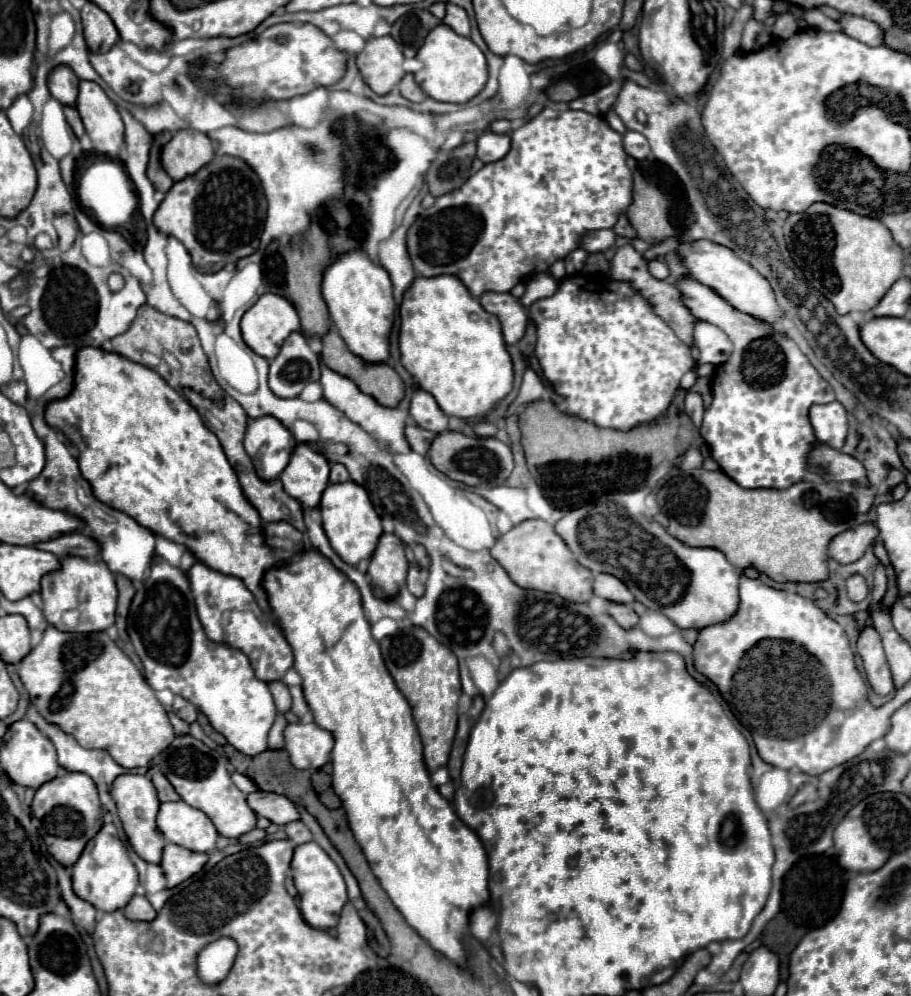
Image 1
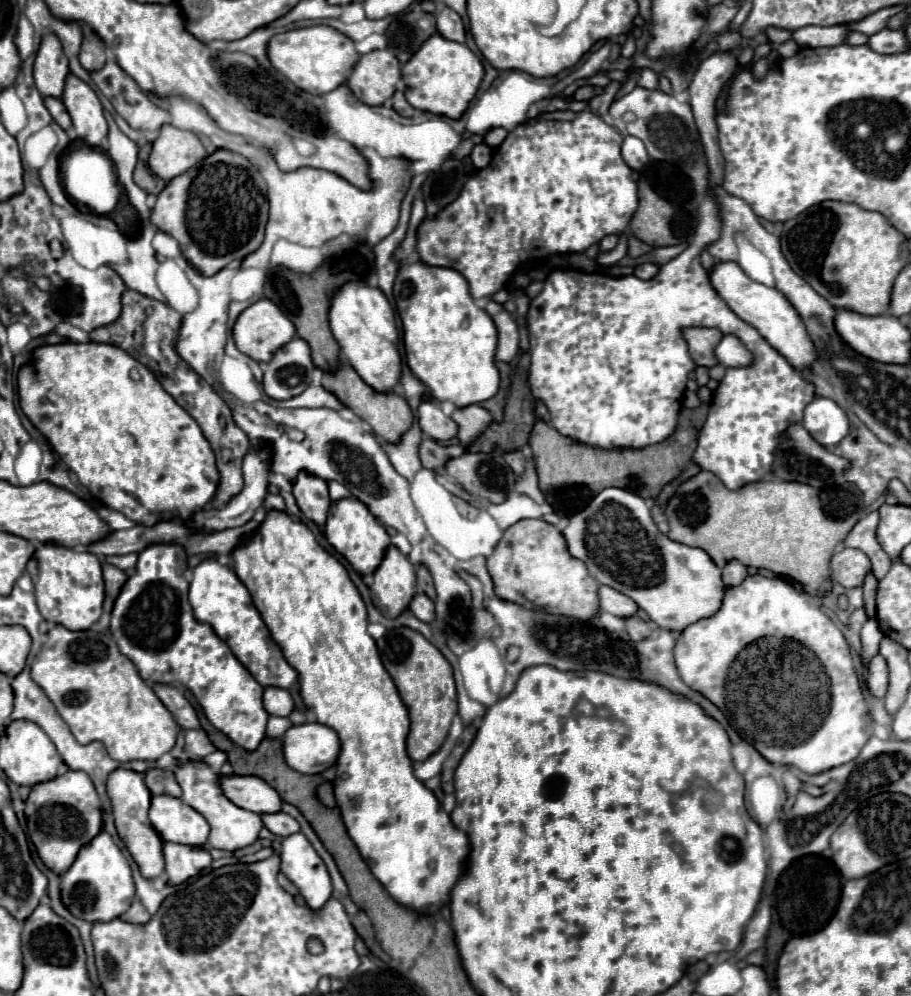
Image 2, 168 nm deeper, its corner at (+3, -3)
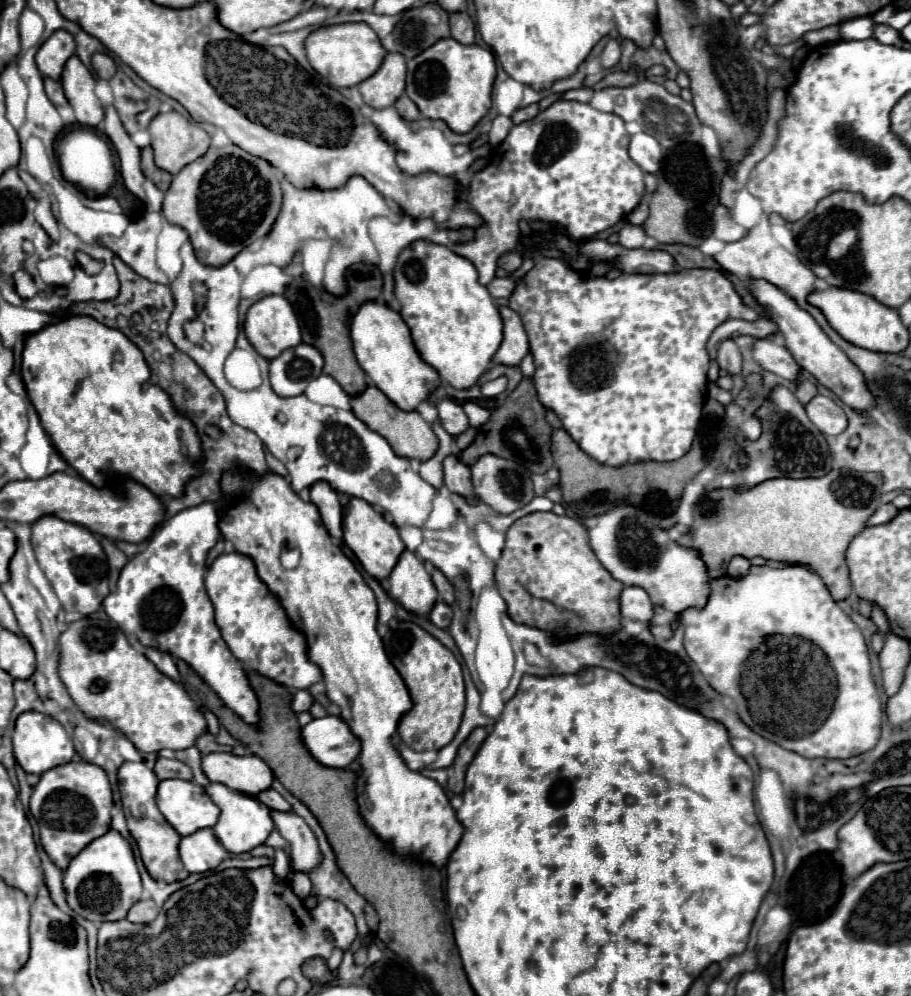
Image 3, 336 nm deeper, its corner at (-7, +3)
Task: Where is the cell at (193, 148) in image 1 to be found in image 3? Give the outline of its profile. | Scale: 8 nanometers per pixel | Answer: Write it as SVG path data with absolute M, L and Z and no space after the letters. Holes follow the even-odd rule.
M176 110L156 114L152 118L152 122L148 124L148 132L152 136L152 148L154 148L156 166L166 170L166 172L170 172L170 174L180 172L180 168L184 168L184 164L190 164L192 160L200 158L210 148L208 132L204 128L200 128L200 124L184 118Z

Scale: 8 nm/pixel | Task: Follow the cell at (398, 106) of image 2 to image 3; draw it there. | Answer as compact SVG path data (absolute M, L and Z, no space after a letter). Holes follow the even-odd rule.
M406 94L400 96L400 100L398 100L394 106L396 106L398 114L400 114L404 120L418 120L418 118L420 118L420 110L416 108L416 104L414 104Z

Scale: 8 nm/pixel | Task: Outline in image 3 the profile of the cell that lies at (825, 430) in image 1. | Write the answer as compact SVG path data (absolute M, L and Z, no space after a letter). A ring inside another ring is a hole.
M816 394L808 404L806 404L806 414L808 418L820 428L822 434L842 434L848 426L844 410L828 396Z

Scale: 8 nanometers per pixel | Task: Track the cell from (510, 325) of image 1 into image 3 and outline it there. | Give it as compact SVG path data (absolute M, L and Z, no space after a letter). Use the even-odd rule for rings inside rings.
M508 306L500 308L500 316L504 322L504 338L500 348L492 356L492 362L504 364L504 366L520 366L522 358L528 354L528 338L526 338L522 320Z

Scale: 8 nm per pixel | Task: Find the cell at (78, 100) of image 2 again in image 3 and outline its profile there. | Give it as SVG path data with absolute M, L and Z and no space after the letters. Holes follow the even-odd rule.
M72 56L62 70L60 82L64 86L64 94L68 104L74 108L76 122L82 126L98 126L104 120L104 106L94 94L96 80L90 70L80 62L78 56Z

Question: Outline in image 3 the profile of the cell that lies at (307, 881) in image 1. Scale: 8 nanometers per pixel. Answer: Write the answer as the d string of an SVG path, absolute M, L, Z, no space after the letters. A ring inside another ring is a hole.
M270 810L270 816L274 820L274 826L278 832L290 842L290 858L294 870L308 872L316 860L320 860L320 850L316 848L316 836L312 836L312 830L300 816L294 812L280 812L280 810Z

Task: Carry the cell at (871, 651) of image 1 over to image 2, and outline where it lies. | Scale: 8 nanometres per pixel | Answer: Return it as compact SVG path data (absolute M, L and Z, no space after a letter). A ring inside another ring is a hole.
M876 654L870 664L868 664L868 690L876 696L876 698L884 698L886 690L888 690L888 666L886 660Z

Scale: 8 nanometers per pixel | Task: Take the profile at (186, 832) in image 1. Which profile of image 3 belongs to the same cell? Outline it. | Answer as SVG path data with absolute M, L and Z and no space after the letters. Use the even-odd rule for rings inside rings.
M162 780L158 784L156 804L180 836L214 826L220 814L206 790L188 780Z

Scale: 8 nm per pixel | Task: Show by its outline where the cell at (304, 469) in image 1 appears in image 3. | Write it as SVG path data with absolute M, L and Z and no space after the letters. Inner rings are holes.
M316 482L310 488L312 502L318 506L322 522L332 538L342 538L342 506L336 492L326 482Z

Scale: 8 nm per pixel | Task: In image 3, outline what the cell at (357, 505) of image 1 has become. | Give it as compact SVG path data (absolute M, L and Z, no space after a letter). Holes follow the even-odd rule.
M350 498L342 528L344 528L346 546L354 552L354 556L358 558L358 562L362 564L366 574L370 574L376 580L388 578L388 572L392 572L392 568L396 566L396 560L400 558L400 552L406 550L402 538L398 534L398 528L394 524L386 522L380 512L376 512L368 502L364 502L360 498Z

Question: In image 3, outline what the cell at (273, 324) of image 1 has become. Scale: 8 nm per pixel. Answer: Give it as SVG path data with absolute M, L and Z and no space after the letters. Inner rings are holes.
M266 296L250 306L244 322L244 334L248 342L254 346L254 350L264 356L266 360L274 360L280 356L286 348L300 344L300 326L296 320L296 314L292 312L292 306L284 296Z

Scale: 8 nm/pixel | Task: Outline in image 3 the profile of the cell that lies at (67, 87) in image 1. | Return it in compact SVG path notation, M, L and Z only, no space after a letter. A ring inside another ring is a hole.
M56 30L36 52L36 66L44 76L50 76L54 80L60 78L62 68L66 64L66 60L74 54L76 44L74 38L64 32L64 30Z

